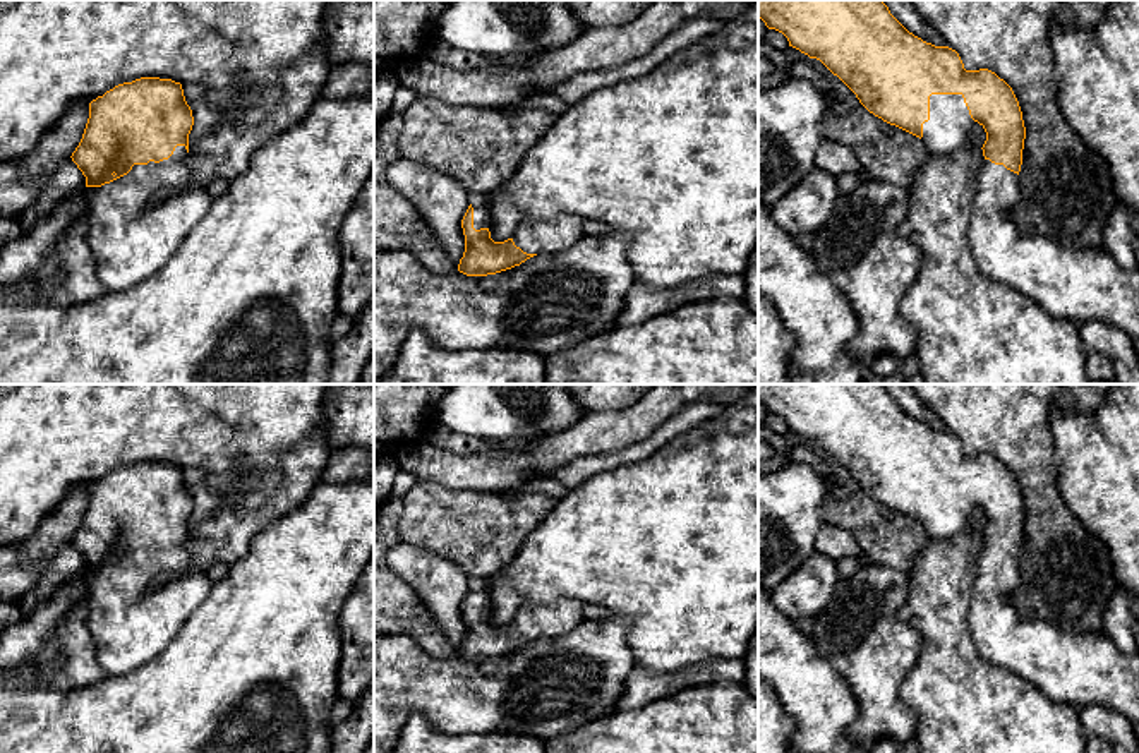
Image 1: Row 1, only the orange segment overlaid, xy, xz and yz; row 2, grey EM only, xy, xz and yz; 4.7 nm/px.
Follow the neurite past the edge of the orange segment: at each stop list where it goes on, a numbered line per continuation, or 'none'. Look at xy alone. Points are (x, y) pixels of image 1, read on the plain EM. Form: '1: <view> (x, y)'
1: xy (138, 606)

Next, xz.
1: xz (481, 594)
2: xz (534, 621)

